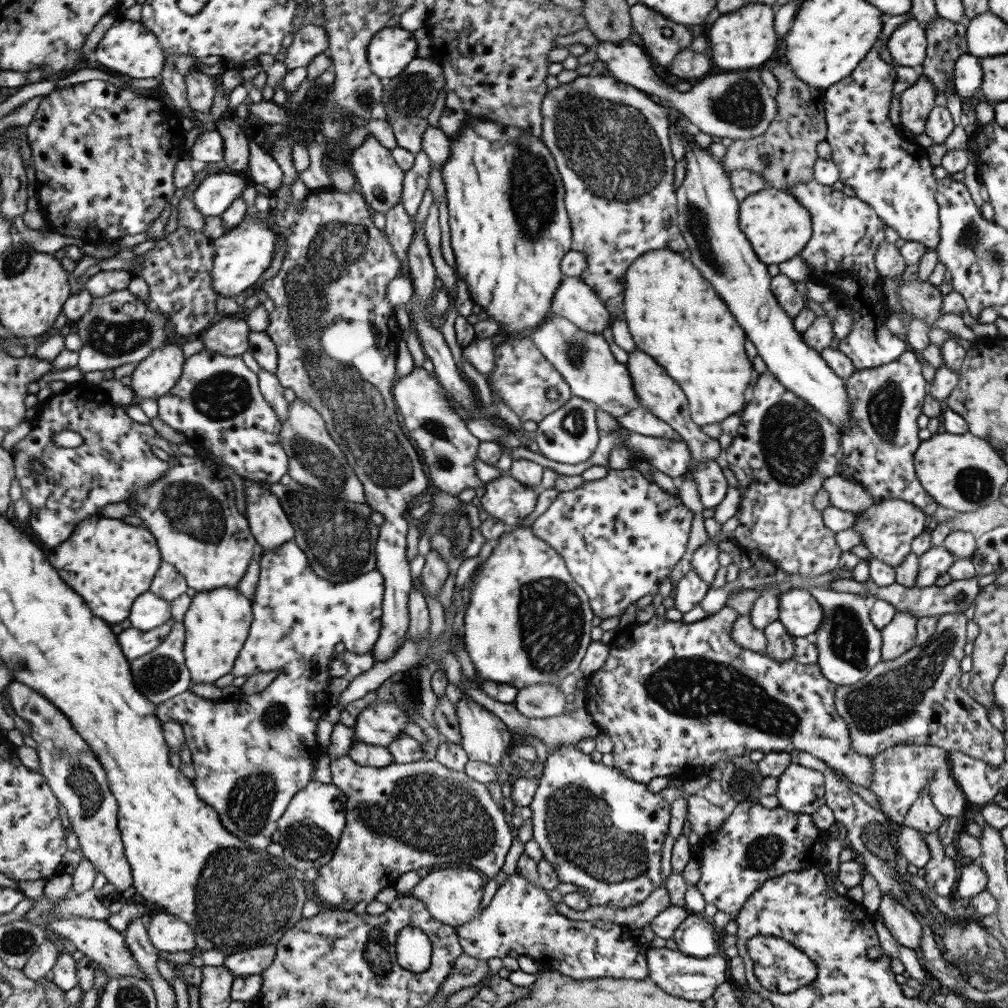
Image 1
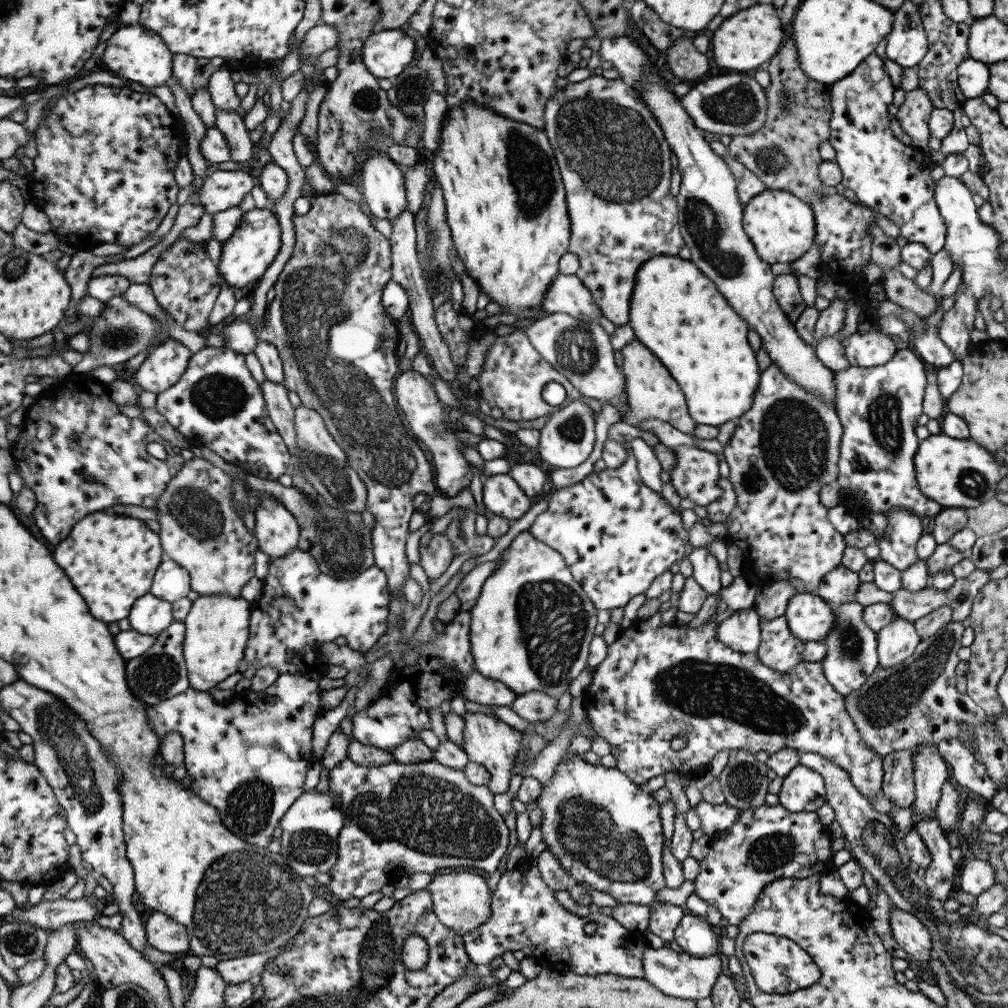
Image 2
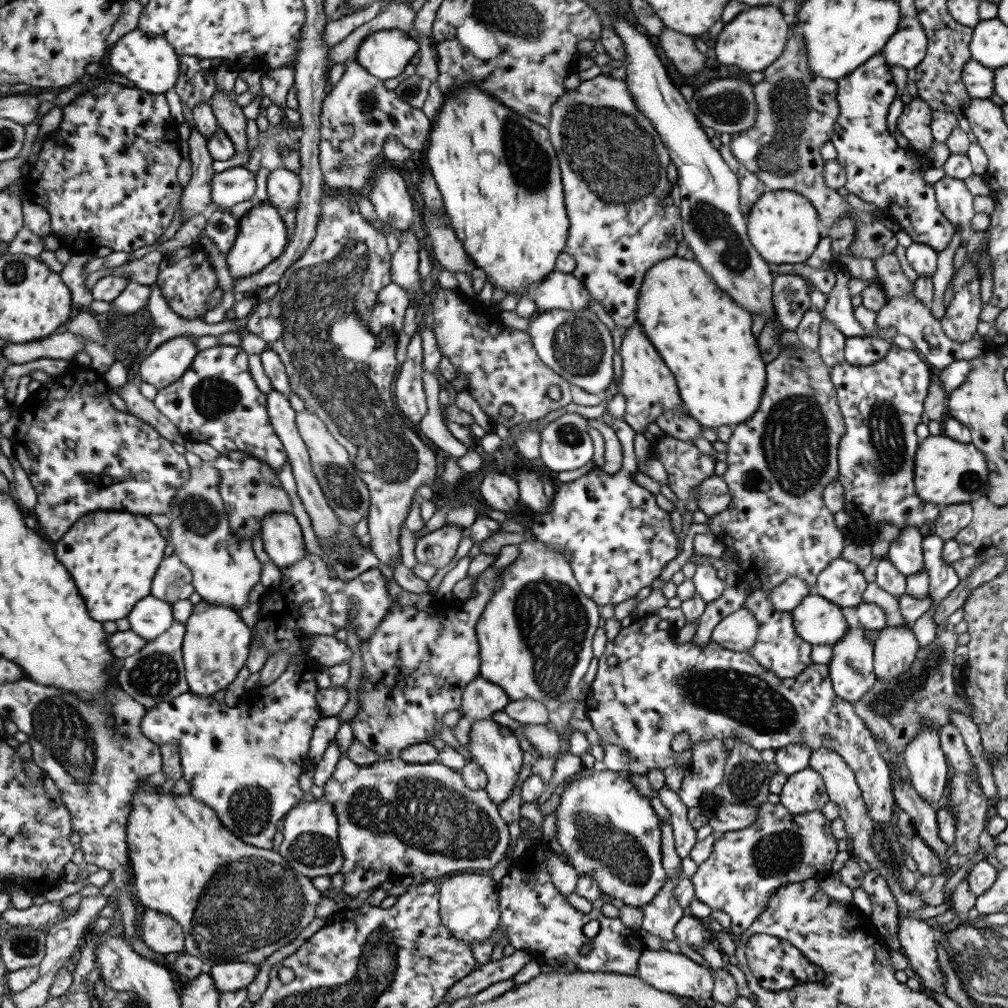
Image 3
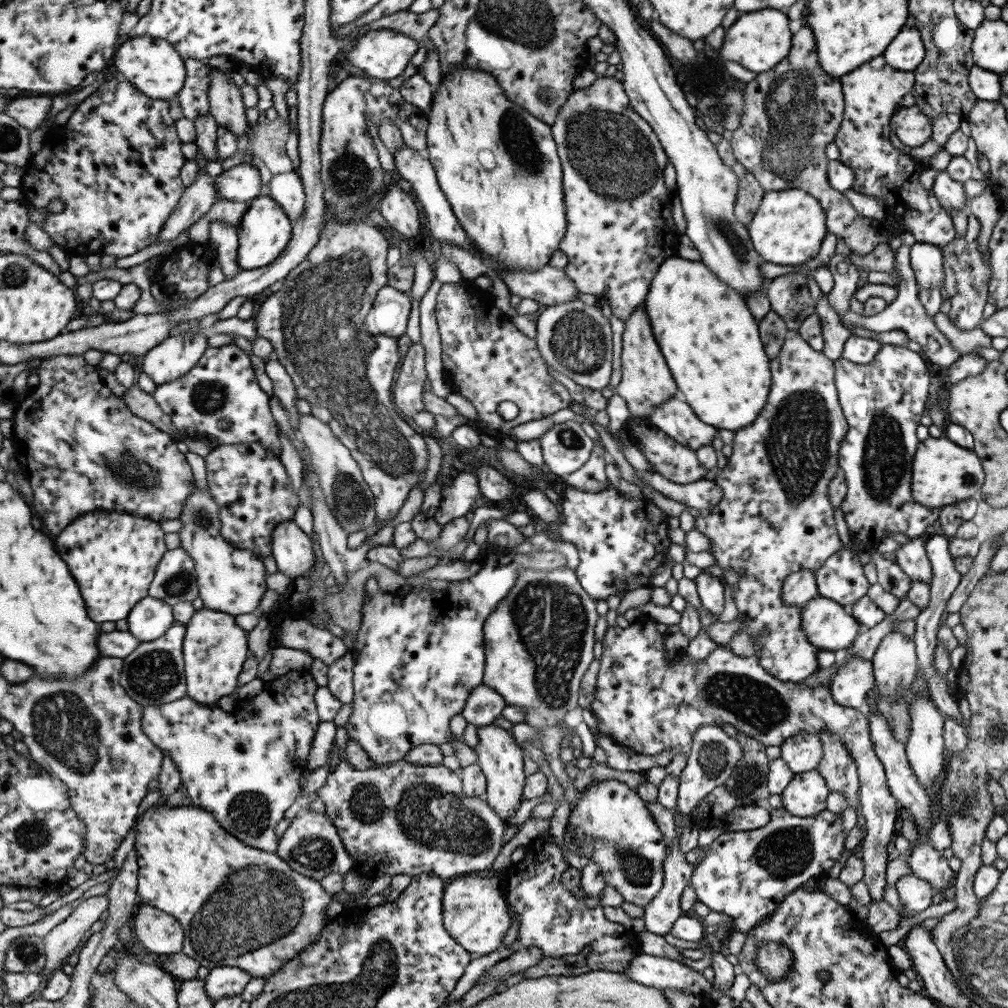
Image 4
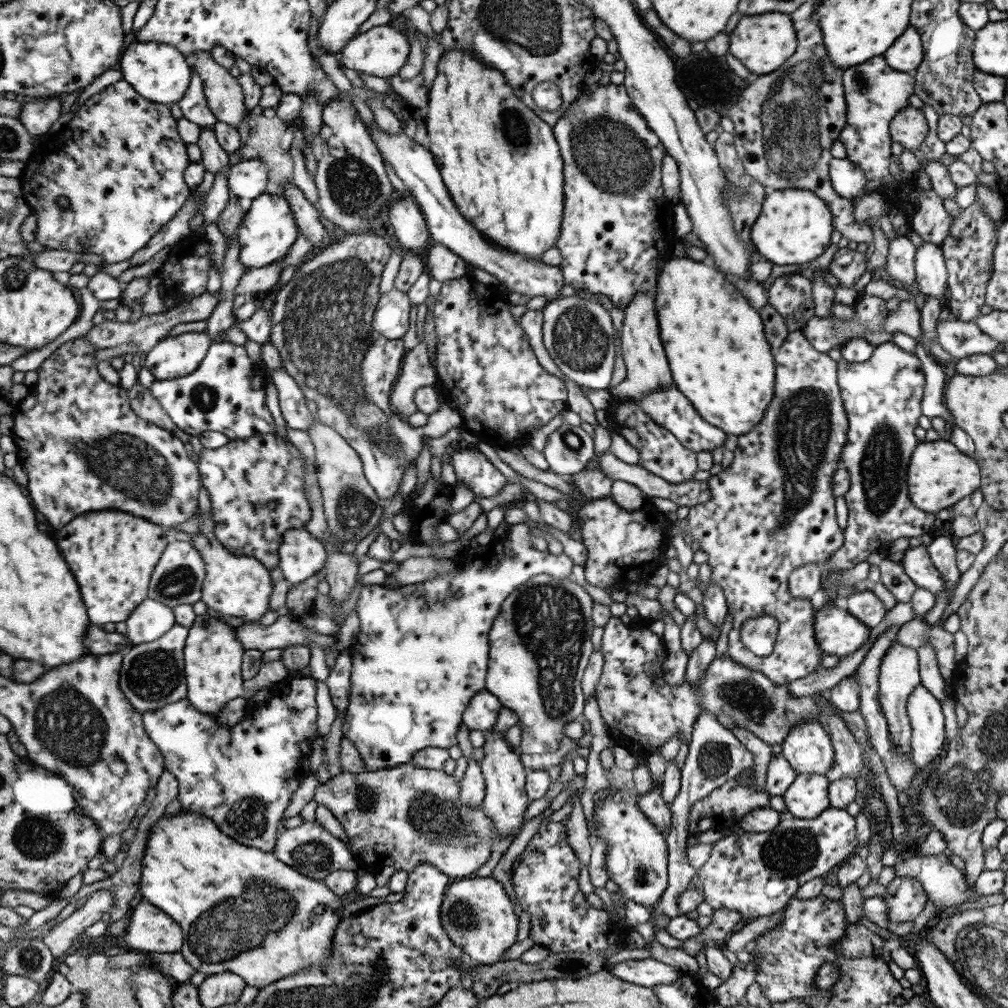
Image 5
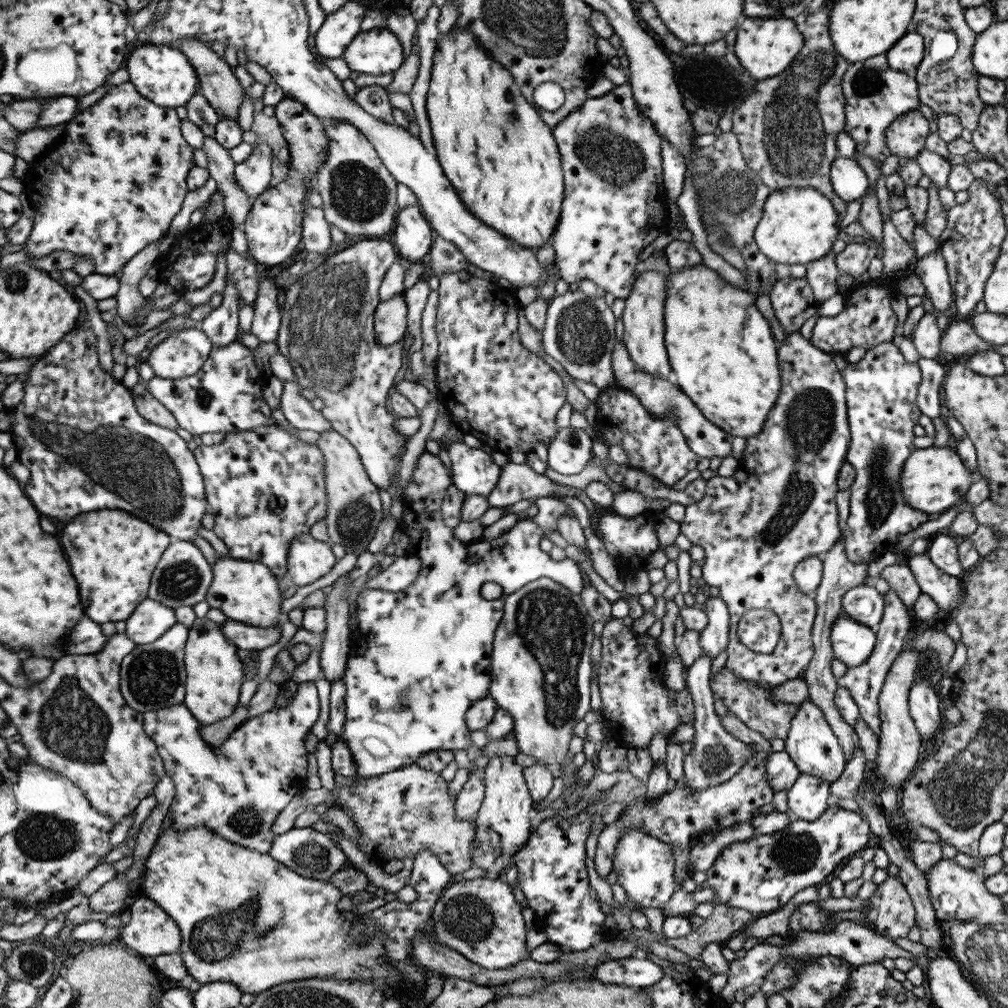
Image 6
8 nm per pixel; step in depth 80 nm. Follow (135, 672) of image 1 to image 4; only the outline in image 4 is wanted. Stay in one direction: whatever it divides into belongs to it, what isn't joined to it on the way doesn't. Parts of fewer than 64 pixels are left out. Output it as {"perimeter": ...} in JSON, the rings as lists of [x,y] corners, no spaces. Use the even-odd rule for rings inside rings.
{"perimeter":[[[173,622],[163,636],[151,642],[140,642],[131,654],[125,656],[125,674],[121,674],[121,686],[129,690],[129,696],[143,706],[159,706],[173,702],[186,694],[184,662],[182,659],[182,640],[185,625]]]}

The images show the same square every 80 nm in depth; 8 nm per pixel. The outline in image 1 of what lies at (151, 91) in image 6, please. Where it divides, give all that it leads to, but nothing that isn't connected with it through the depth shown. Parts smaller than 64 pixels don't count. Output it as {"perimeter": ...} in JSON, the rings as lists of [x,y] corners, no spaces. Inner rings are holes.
{"perimeter":[[[118,15],[111,28],[103,34],[99,44],[92,51],[95,54],[95,62],[110,69],[116,75],[129,79],[159,79],[161,70],[165,66],[165,53],[153,35],[139,21],[125,20]]]}

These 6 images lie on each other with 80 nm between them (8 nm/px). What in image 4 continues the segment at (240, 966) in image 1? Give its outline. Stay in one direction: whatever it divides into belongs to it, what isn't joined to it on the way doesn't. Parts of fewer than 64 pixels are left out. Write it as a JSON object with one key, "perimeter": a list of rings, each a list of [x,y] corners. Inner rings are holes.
{"perimeter":[[[233,966],[213,968],[209,970],[208,976],[203,980],[205,994],[211,1000],[211,1004],[221,998],[237,996],[245,988],[250,978],[247,972],[243,972]]]}

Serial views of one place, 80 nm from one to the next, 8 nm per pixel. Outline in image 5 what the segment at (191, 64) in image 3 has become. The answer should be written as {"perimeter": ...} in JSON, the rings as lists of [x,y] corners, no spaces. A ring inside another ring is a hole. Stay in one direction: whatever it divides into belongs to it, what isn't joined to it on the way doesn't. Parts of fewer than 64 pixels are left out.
{"perimeter":[[[190,66],[190,68],[191,78],[184,95],[176,102],[177,106],[179,106],[182,116],[189,122],[194,122],[199,128],[207,128],[207,130],[213,131],[217,120],[215,120],[205,102],[202,80],[195,74],[195,68],[193,66]]]}

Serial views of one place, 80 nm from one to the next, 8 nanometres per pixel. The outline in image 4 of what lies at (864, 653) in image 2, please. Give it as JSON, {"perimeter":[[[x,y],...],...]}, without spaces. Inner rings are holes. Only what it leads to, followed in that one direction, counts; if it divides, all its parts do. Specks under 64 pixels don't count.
{"perimeter":[[[851,655],[835,671],[829,687],[835,702],[865,713],[867,691],[875,688],[871,661]]]}

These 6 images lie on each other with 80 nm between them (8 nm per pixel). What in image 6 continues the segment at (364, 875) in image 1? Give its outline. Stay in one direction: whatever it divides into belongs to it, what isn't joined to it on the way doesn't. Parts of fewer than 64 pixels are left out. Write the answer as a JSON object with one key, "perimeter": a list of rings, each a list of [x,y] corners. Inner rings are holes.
{"perimeter":[[[415,763],[369,778],[357,777],[351,786],[333,790],[305,789],[301,793],[304,808],[308,804],[340,806],[362,834],[356,846],[369,862],[382,868],[389,860],[415,856],[420,850],[430,850],[441,866],[454,878],[472,867],[472,850],[476,838],[474,819],[456,819],[454,800],[449,797],[448,782],[440,773],[423,770]]]}

